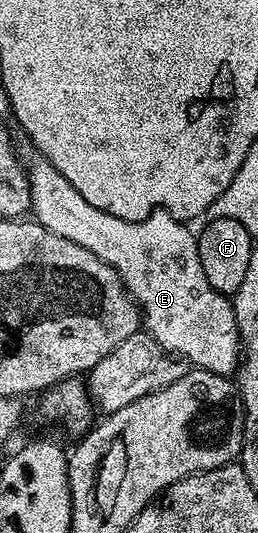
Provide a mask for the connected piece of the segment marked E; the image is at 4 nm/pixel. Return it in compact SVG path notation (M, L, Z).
M31 144L21 145L18 150L20 165L28 176L30 196L32 197L31 213L54 236L62 236L66 240L74 240L74 244L82 244L98 260L110 264L124 281L129 296L136 303L143 329L163 350L187 360L193 367L209 370L225 376L235 375L240 364L240 337L238 324L234 316L229 295L219 294L210 288L210 280L206 280L206 272L202 272L202 264L198 260L197 235L187 230L181 219L170 216L167 212L157 212L146 216L146 220L122 220L118 216L110 216L110 212L102 212L94 208L94 204L86 204L82 192L46 160L40 151Z

